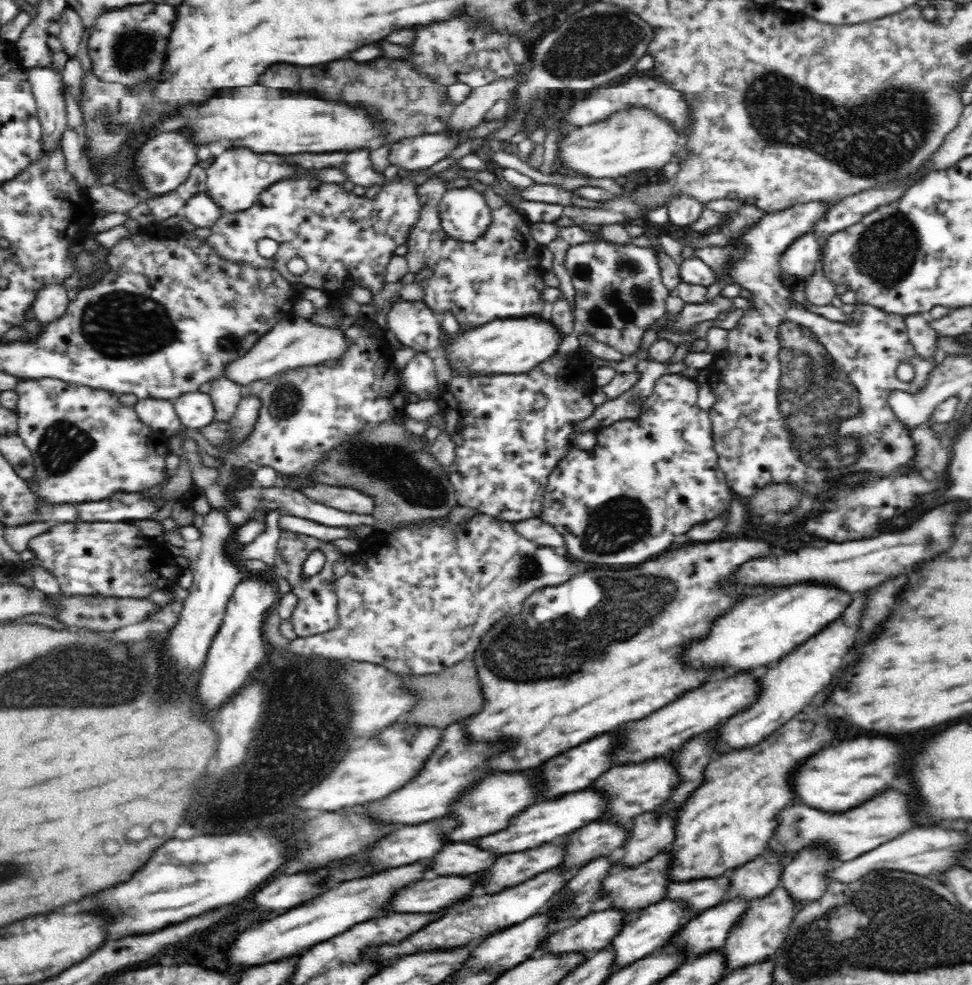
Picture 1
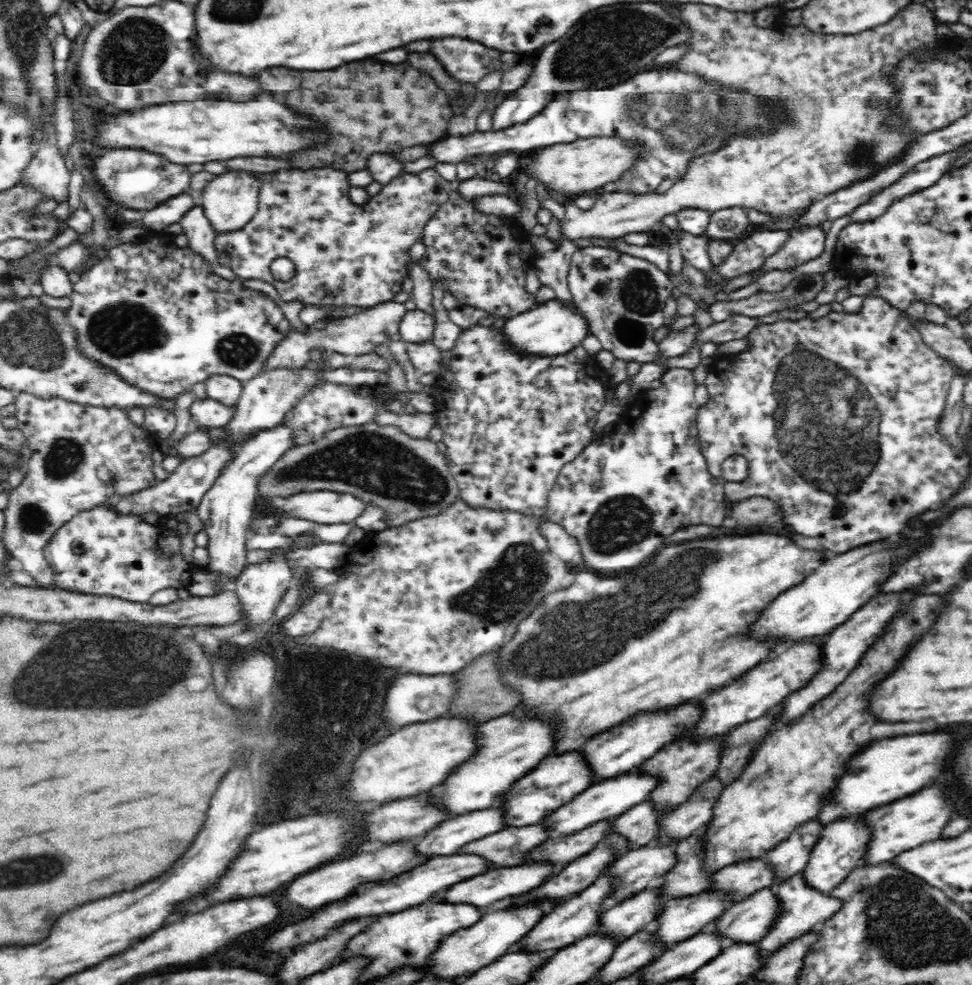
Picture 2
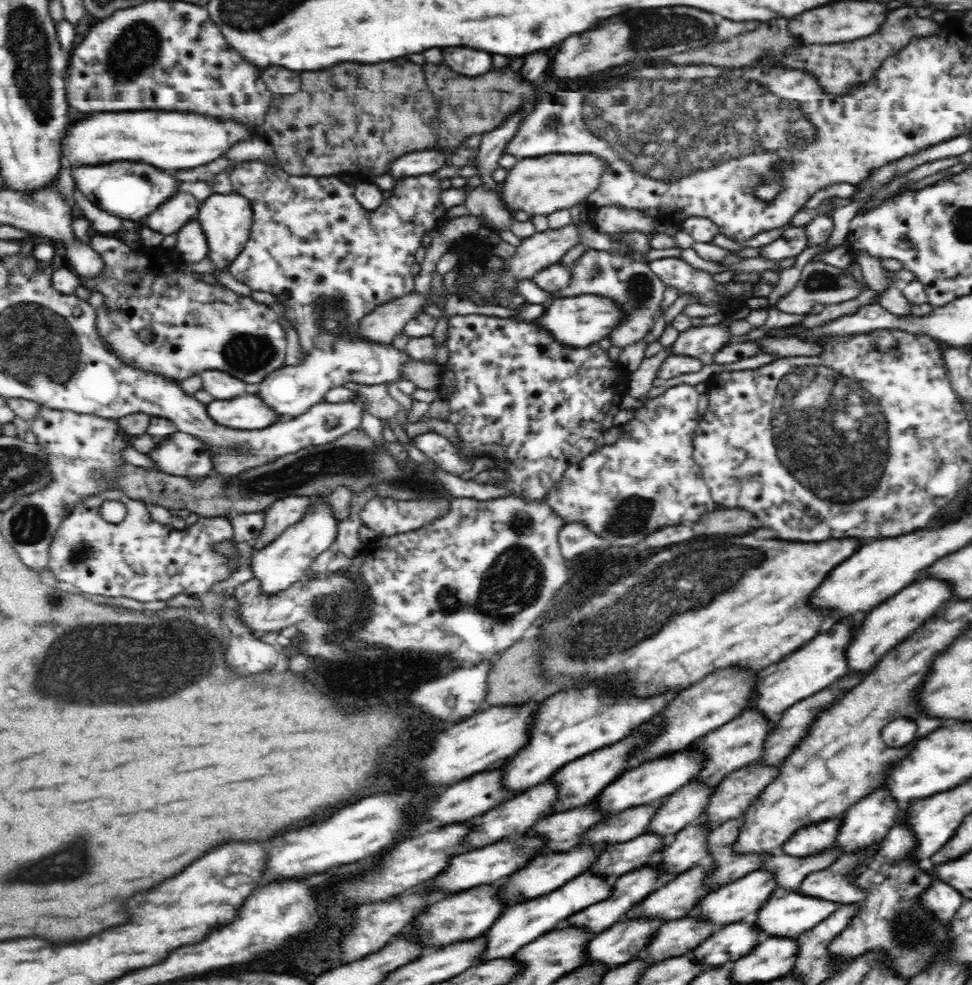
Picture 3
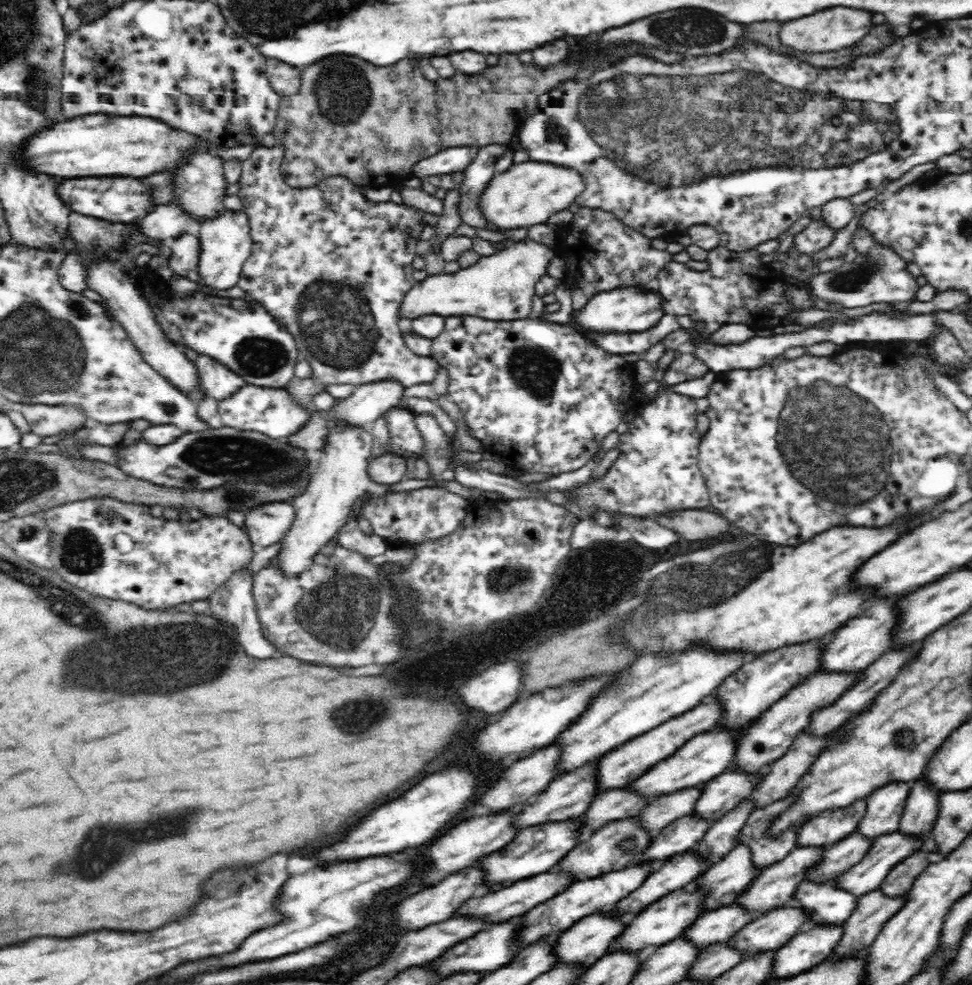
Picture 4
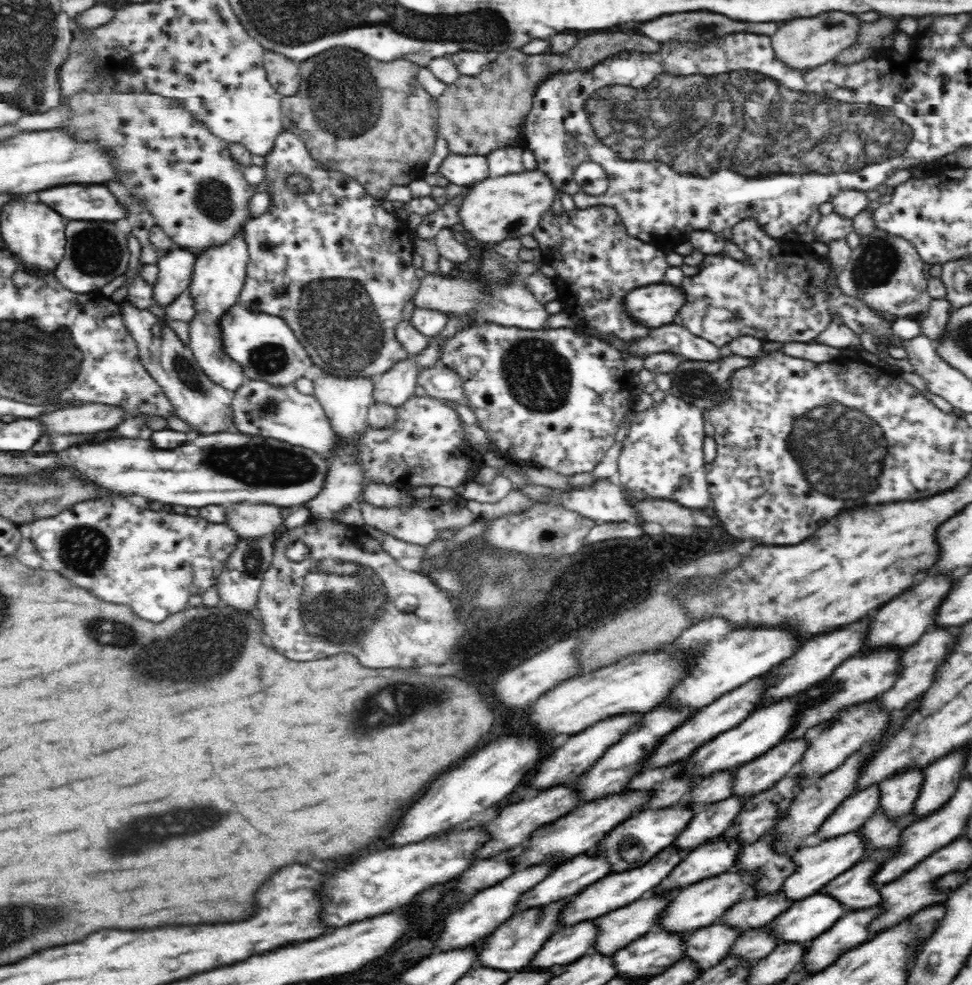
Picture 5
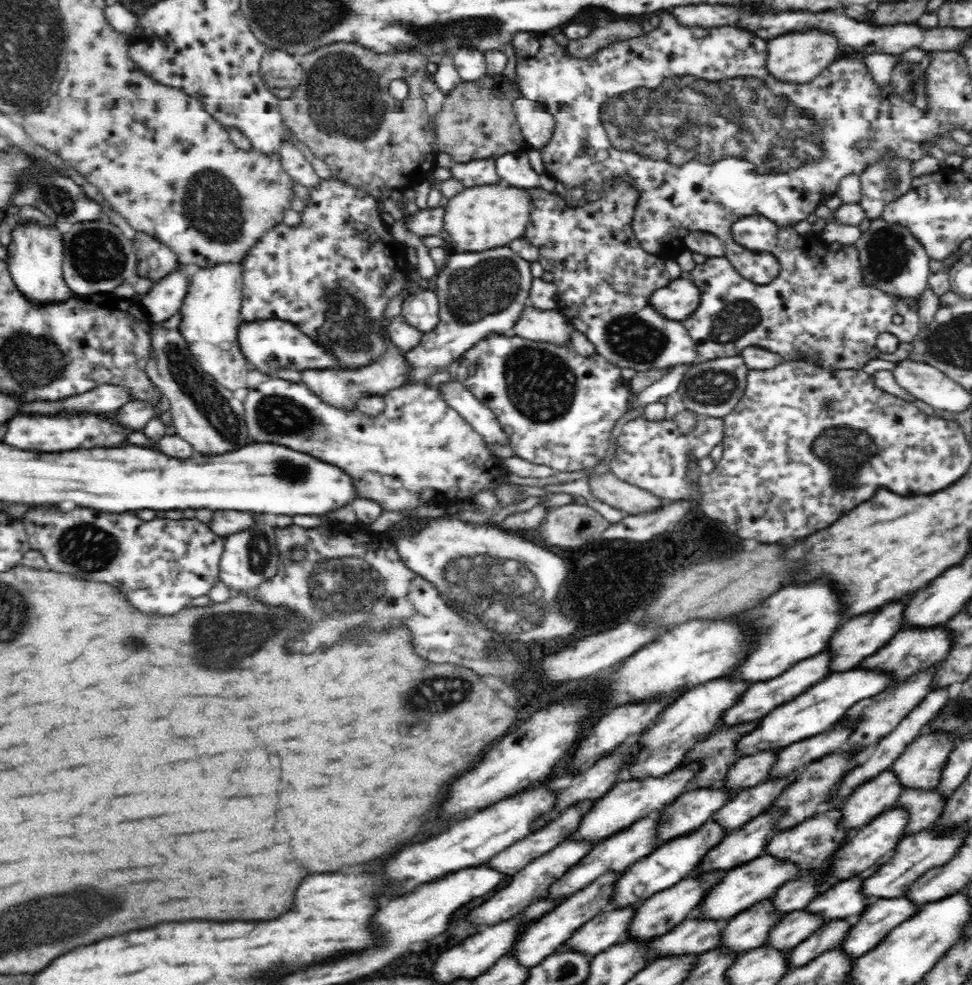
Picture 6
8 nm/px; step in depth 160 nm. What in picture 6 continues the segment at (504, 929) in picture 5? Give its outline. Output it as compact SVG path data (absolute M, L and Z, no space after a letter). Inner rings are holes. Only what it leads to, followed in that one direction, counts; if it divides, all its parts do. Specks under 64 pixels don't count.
M604 872L602 876L598 876L596 881L566 900L562 900L562 904L558 908L554 908L550 914L543 916L540 922L530 924L514 948L514 956L518 958L519 964L528 966L530 969L538 966L547 956L562 950L563 944L566 944L570 936L583 924L586 924L586 921L616 908L613 903L610 903L610 898L614 896L615 884L618 884L622 875L623 872Z

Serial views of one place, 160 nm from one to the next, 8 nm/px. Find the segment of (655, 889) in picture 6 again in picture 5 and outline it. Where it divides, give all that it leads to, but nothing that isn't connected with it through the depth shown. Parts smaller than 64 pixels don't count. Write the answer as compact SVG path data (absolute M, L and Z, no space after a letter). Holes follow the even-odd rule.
M672 844L655 854L640 867L626 869L617 873L612 872L612 874L602 877L602 880L588 885L588 888L584 889L582 893L570 898L567 907L558 914L558 919L561 919L562 926L569 926L584 922L584 920L598 918L620 908L626 908L630 903L641 899L654 891L655 888L658 888L676 866L683 862L683 858L688 852L688 849L678 848Z

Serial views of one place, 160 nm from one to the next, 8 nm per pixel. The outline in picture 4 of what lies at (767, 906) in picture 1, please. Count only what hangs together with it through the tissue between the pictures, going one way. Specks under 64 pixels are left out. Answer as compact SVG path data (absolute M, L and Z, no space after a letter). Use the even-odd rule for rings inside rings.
M899 830L886 835L880 835L873 840L873 845L870 850L866 852L865 857L859 863L854 864L845 873L834 876L836 880L836 887L842 891L848 891L856 897L873 892L875 889L880 888L886 882L887 874L897 864L906 860L909 856L917 853L922 847L928 846L921 836L914 836L913 834L904 834Z

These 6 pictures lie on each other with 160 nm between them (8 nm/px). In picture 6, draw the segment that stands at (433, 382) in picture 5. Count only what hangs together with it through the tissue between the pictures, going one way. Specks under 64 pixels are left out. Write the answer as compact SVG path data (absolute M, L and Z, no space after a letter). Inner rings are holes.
M452 380L441 384L439 390L442 399L451 408L454 408L466 420L473 430L490 444L500 444L500 446L510 445L509 437L504 433L502 425L496 416L482 405L460 381Z

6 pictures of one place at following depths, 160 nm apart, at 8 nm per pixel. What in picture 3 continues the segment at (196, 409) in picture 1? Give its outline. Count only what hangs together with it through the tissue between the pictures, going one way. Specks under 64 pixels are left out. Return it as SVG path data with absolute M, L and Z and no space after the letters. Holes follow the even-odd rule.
M244 392L238 399L214 400L206 408L214 423L240 431L264 430L282 420L261 396L249 392Z

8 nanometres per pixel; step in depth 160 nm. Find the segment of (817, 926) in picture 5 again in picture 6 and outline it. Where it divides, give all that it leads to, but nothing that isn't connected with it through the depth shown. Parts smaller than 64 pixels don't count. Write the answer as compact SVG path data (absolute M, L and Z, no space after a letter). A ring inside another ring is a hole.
M879 862L870 866L857 876L837 883L832 888L825 890L818 898L810 901L808 911L826 922L842 918L858 918L866 912L872 900L862 892L862 885L866 882L866 876L878 870Z

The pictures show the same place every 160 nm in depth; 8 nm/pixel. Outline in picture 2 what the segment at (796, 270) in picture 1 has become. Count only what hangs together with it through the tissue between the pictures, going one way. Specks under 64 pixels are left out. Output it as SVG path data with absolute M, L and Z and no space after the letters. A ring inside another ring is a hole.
M821 224L790 230L789 239L783 249L767 258L762 270L799 267L813 258L818 258L824 250L826 237L827 233Z

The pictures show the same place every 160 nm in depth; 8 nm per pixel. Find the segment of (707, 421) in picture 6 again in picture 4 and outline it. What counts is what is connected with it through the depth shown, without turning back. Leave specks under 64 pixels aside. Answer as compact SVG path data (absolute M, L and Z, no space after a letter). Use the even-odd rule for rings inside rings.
M670 388L658 390L656 398L639 405L635 421L629 424L628 432L619 436L619 458L612 464L602 480L590 480L574 490L574 500L570 500L567 510L580 519L591 518L592 515L602 514L599 521L607 526L613 526L604 515L641 516L659 520L662 515L670 512L690 509L710 509L710 495L706 481L699 468L699 442L696 421L698 417L696 400L682 394L672 394Z

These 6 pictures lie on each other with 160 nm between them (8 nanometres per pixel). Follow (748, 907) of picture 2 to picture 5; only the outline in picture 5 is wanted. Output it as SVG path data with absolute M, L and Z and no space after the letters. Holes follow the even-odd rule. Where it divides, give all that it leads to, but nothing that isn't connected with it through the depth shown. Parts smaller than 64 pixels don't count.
M893 847L870 852L851 869L834 877L820 893L839 900L847 911L880 905L882 893L874 878L874 872L878 872L878 868L882 868L882 864L890 856L894 856Z

